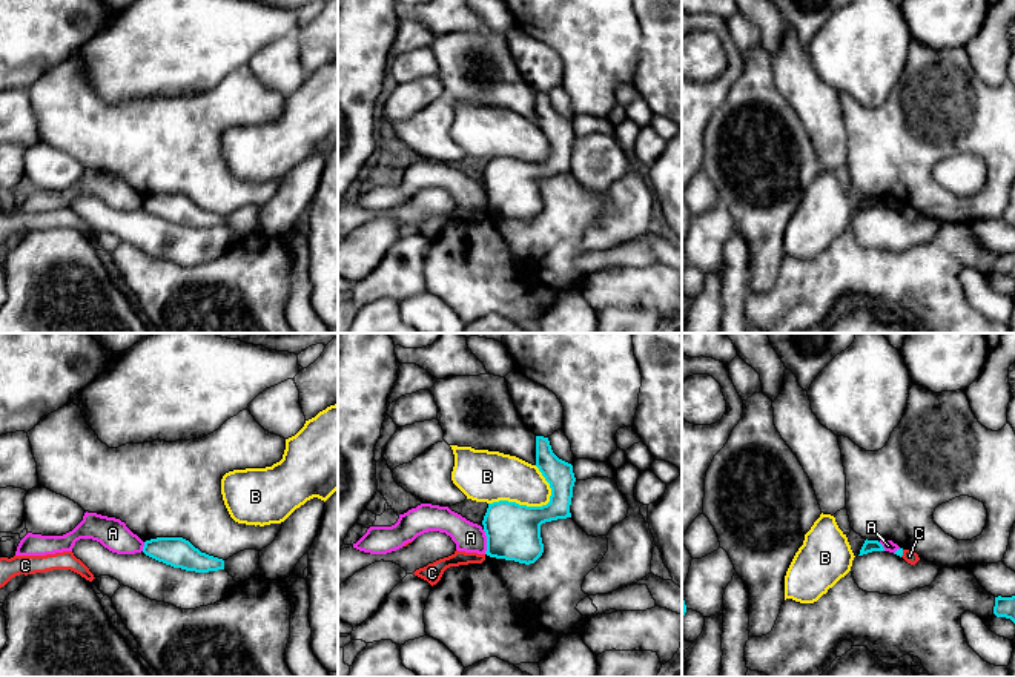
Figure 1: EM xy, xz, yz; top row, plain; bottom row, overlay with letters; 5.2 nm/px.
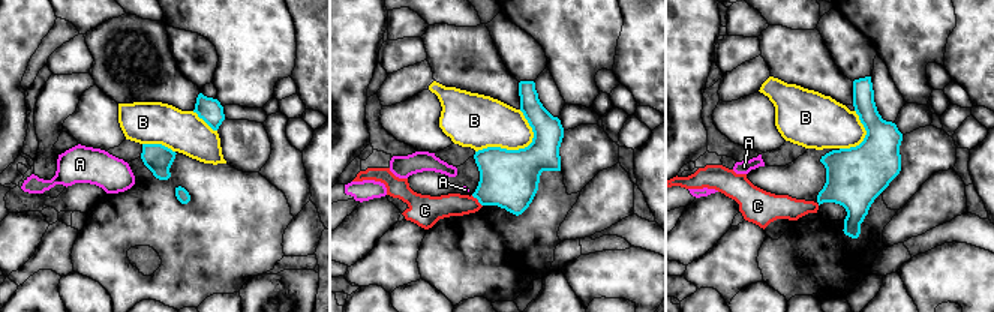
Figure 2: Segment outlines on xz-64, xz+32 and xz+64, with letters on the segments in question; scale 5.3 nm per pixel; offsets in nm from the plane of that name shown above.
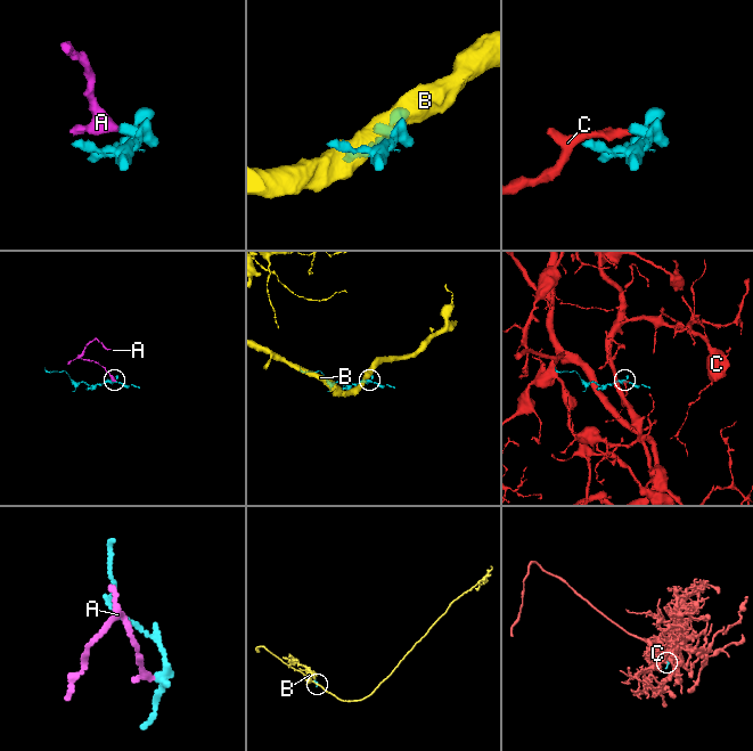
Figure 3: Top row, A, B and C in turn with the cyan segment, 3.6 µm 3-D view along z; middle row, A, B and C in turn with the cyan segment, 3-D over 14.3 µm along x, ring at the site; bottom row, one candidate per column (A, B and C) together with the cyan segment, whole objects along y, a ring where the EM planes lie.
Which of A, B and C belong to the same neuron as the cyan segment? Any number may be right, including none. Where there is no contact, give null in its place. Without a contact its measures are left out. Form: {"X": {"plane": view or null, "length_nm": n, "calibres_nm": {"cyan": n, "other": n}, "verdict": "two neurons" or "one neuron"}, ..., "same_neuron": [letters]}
{"A": {"plane": "xz", "length_nm": 130, "calibres_nm": {"cyan": 280, "other": 160}, "verdict": "two neurons"}, "B": {"plane": "xz", "length_nm": 340, "calibres_nm": {"cyan": 280, "other": 280}, "verdict": "two neurons"}, "C": {"plane": "yz", "length_nm": 40, "calibres_nm": {"cyan": 30, "other": 70}, "verdict": "two neurons"}, "same_neuron": []}

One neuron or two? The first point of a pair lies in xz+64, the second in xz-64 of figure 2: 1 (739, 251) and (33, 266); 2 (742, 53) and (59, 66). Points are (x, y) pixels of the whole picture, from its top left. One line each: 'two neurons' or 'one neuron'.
1: one neuron
2: one neuron

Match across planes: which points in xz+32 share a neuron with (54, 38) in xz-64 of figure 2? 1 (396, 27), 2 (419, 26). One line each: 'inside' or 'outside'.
1: inside
2: inside

